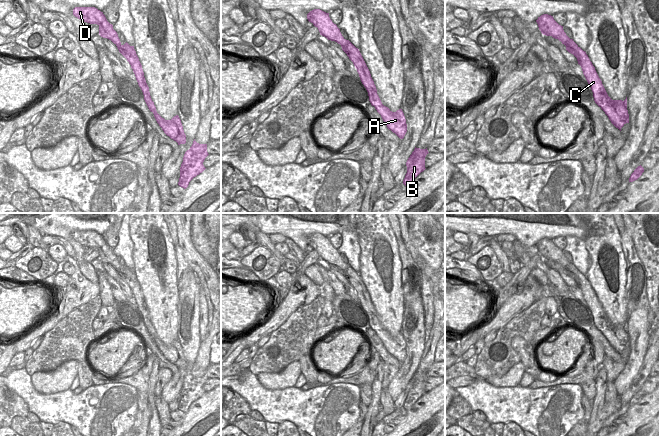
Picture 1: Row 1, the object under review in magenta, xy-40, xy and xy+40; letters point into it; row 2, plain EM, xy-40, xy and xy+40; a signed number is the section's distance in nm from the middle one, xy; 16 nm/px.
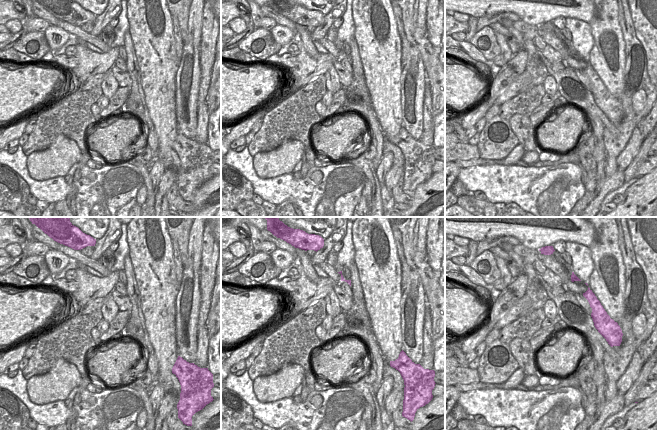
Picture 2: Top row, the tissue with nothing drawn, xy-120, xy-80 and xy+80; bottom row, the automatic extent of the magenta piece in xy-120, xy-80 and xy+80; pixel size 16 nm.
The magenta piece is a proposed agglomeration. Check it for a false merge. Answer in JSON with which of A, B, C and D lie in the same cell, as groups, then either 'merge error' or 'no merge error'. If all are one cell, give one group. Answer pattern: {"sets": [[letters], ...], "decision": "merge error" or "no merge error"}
{"sets": [["A", "B", "C", "D"]], "decision": "no merge error"}

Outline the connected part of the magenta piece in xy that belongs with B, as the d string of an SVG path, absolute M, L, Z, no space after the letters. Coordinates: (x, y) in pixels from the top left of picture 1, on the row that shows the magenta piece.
M416 148L408 158L406 162L407 173L403 180L403 184L407 187L411 182L421 173L425 168L425 157L428 154L428 150Z

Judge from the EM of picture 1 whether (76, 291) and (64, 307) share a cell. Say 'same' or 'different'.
same

